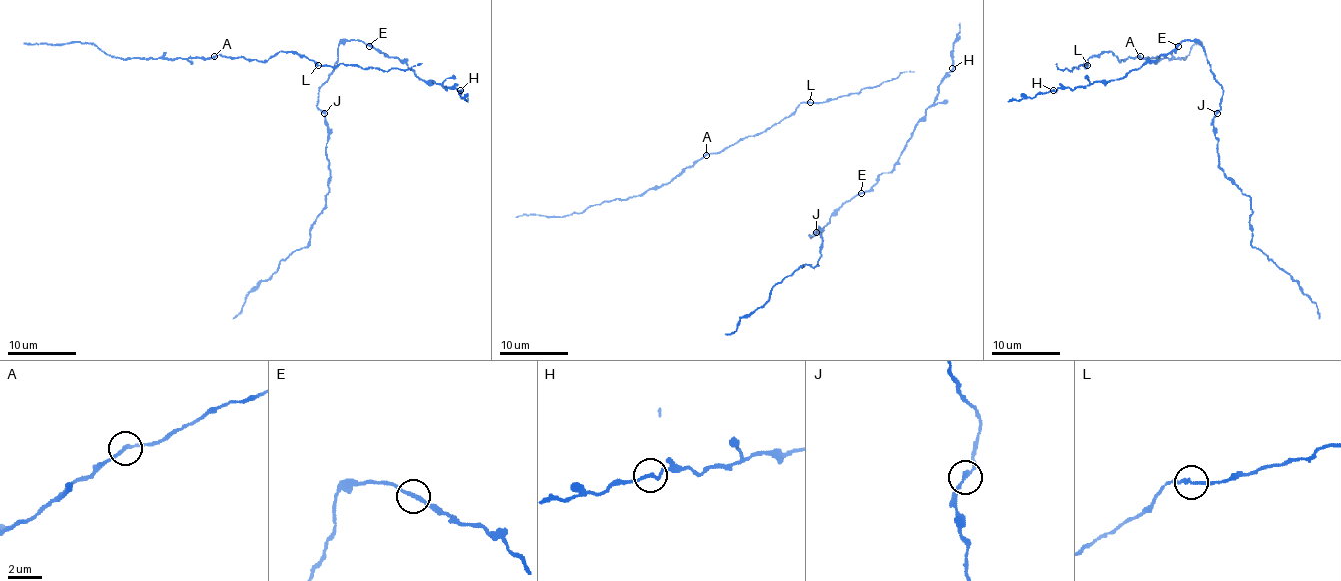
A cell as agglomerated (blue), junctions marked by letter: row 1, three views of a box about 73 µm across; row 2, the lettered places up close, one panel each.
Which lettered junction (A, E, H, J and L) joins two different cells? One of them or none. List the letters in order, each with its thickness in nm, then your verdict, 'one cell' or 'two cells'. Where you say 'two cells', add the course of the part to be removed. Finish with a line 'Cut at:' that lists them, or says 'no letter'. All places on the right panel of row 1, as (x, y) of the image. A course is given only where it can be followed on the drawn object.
A: calibre 190 nm; one cell
E: calibre 200 nm; one cell
H: calibre 200 nm; one cell
J: calibre 200 nm; one cell
L: calibre 200 nm; one cell
Cut at: no letter

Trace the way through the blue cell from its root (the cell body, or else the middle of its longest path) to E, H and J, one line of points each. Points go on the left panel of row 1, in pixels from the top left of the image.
E: (433, 82), (419, 78), (397, 58), (388, 58), (369, 46)
H: (433, 82), (460, 90)
J: (433, 82), (361, 41), (344, 41), (333, 71), (318, 92), (316, 106), (323, 113)

